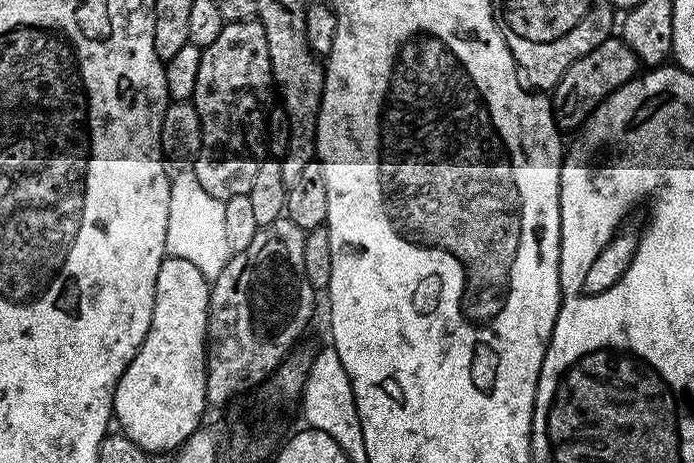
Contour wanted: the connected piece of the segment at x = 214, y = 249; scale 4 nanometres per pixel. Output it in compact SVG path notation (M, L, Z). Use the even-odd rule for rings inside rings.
M195 171L175 173L170 186L170 222L166 226L166 253L174 258L186 258L202 270L210 282L222 274L226 262L232 256L229 239L226 238L225 201L213 198L202 190Z

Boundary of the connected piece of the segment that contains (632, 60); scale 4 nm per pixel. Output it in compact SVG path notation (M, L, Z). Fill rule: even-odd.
M609 38L602 41L597 48L590 50L590 54L578 58L578 62L574 62L574 66L570 66L570 70L562 74L556 87L551 89L552 116L556 120L556 127L561 130L579 129L610 93L621 88L626 82L635 80L641 68L634 50L630 50L624 40Z

